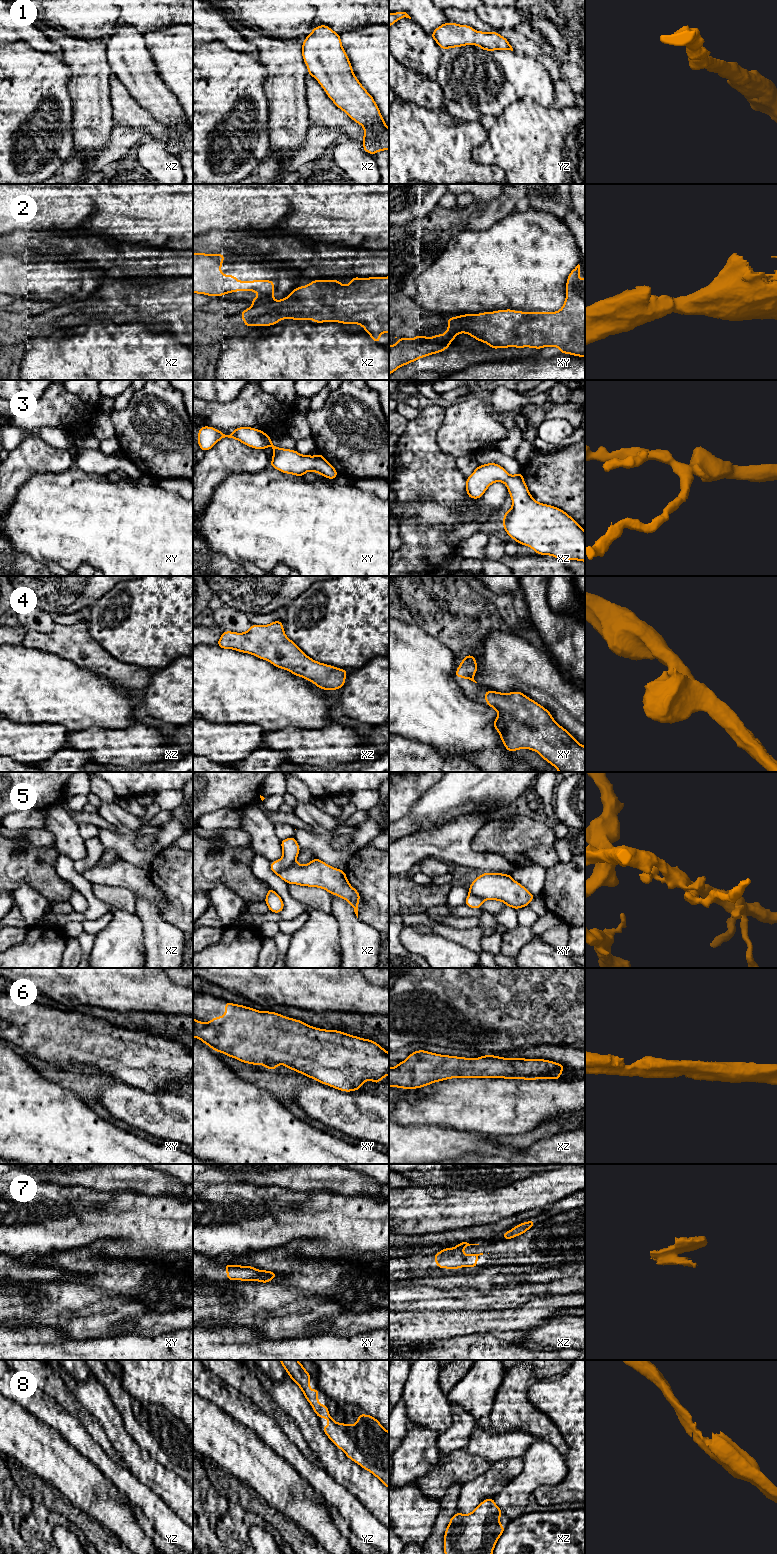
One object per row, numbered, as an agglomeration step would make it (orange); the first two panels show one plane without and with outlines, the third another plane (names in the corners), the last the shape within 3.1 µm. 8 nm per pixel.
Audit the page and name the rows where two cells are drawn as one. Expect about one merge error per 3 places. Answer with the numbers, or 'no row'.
2, 5, 7

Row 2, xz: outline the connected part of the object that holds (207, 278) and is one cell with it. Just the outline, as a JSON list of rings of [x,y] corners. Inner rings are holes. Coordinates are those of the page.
[[[193,253],[193,293],[218,297],[236,291],[254,291],[259,293],[261,296],[252,298],[253,305],[274,301],[274,281],[238,281],[235,275],[223,275],[221,273],[221,266],[224,260],[225,257],[222,253]]]

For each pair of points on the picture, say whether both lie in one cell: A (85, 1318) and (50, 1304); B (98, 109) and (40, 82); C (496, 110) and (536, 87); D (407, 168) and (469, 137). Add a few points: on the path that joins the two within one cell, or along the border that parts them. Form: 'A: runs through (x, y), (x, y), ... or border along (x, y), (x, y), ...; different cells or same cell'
A: runs through (76, 1310), (59, 1305); same cell
B: border along (70, 73), (68, 92), (73, 119); different cells
C: runs through (504, 100), (517, 87), (526, 87); same cell
D: runs through (422, 153), (428, 147), (439, 147), (454, 140); same cell

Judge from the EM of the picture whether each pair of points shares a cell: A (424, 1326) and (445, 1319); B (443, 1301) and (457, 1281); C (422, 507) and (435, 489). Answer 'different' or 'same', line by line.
A: same
B: different
C: different

